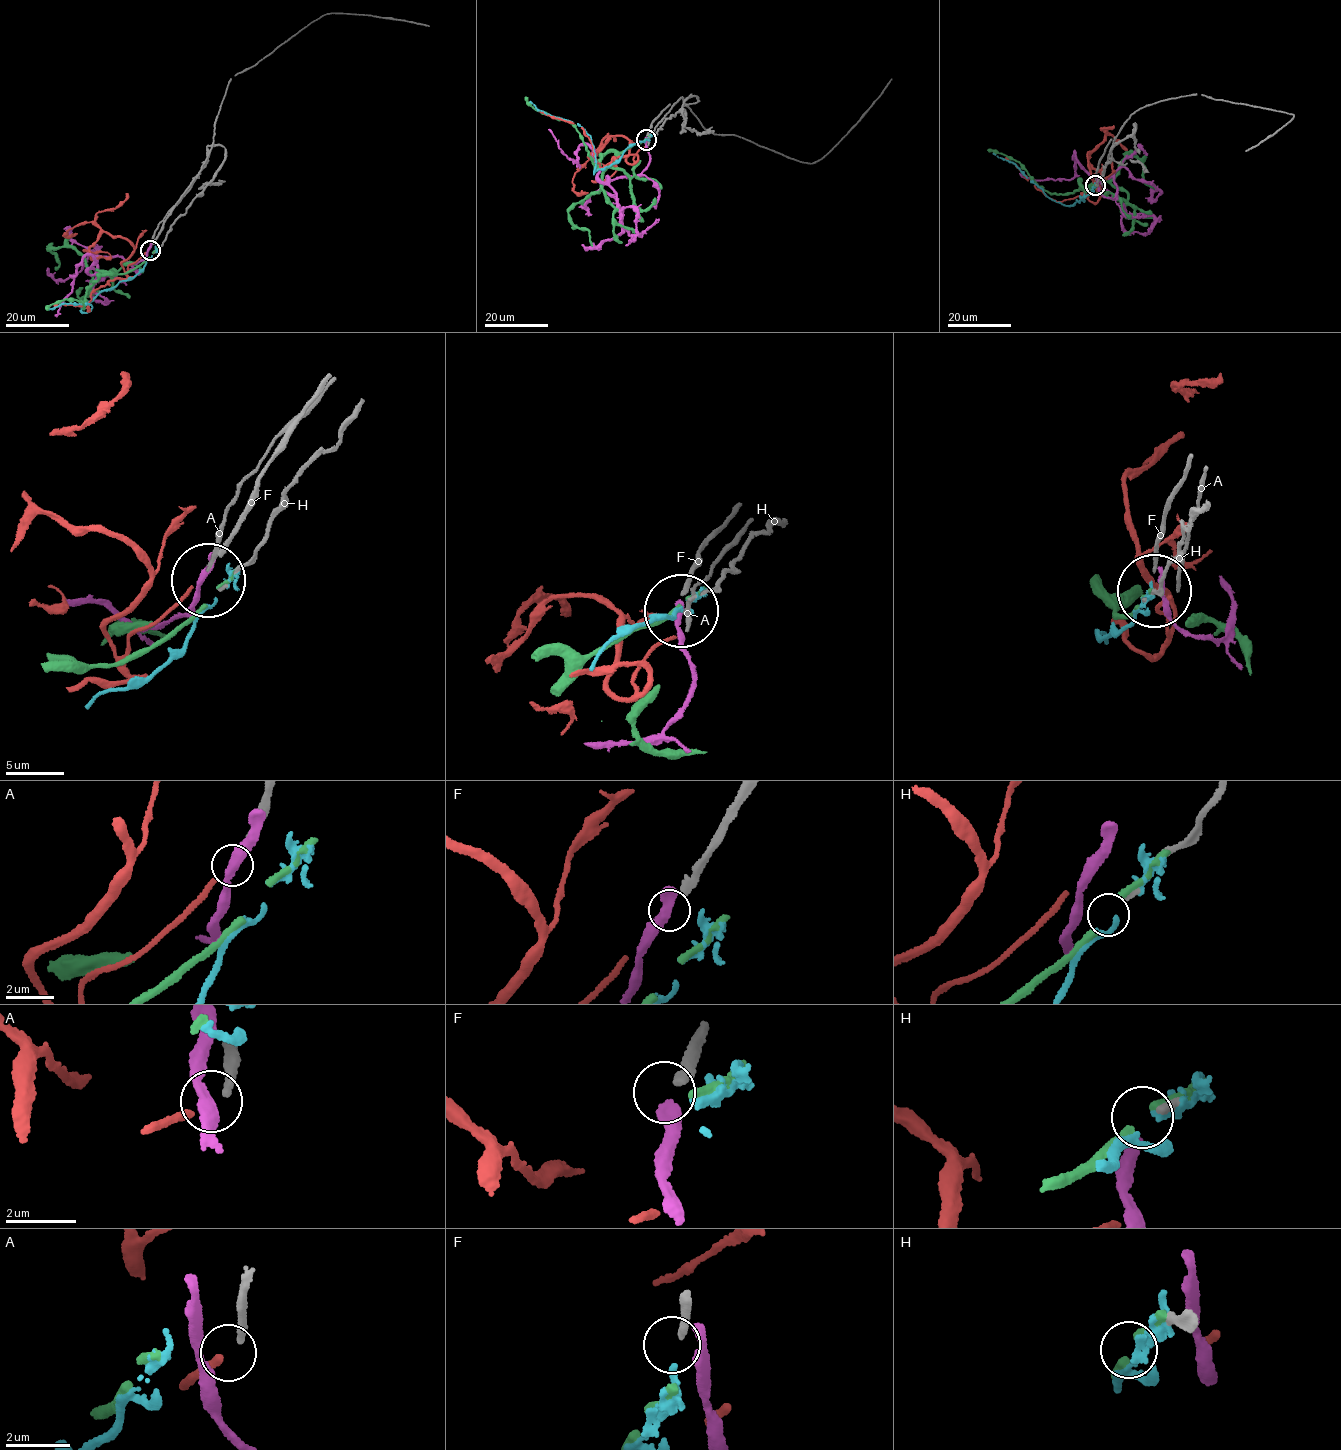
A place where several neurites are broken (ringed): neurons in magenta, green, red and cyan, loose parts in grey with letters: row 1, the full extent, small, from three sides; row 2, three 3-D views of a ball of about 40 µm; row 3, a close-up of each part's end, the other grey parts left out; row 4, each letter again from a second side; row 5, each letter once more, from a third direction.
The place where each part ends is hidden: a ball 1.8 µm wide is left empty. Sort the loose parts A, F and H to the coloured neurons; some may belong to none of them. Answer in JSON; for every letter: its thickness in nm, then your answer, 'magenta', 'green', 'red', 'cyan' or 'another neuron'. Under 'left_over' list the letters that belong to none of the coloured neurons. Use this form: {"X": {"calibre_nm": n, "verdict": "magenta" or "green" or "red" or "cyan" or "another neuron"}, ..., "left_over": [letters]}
{"A": {"calibre_nm": 200, "verdict": "red"}, "F": {"calibre_nm": 280, "verdict": "another neuron"}, "H": {"calibre_nm": 200, "verdict": "another neuron"}, "left_over": ["F", "H"]}

